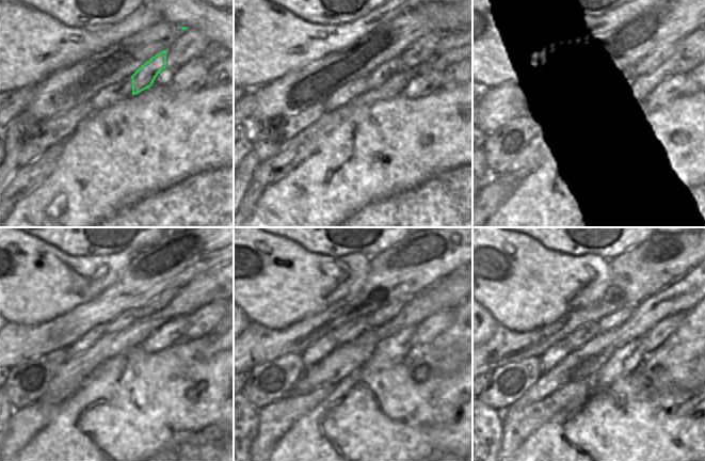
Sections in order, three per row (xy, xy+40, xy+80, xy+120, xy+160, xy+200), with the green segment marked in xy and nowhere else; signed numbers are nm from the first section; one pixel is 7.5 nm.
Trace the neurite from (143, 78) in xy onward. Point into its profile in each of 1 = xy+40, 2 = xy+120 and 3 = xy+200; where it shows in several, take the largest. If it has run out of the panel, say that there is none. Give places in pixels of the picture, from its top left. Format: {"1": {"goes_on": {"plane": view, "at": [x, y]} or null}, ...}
{"1": {"goes_on": {"plane": "xy+40", "at": [378, 77]}}, "2": {"goes_on": {"plane": "xy+120", "at": [126, 319]}}, "3": {"goes_on": {"plane": "xy+200", "at": [587, 332]}}}

